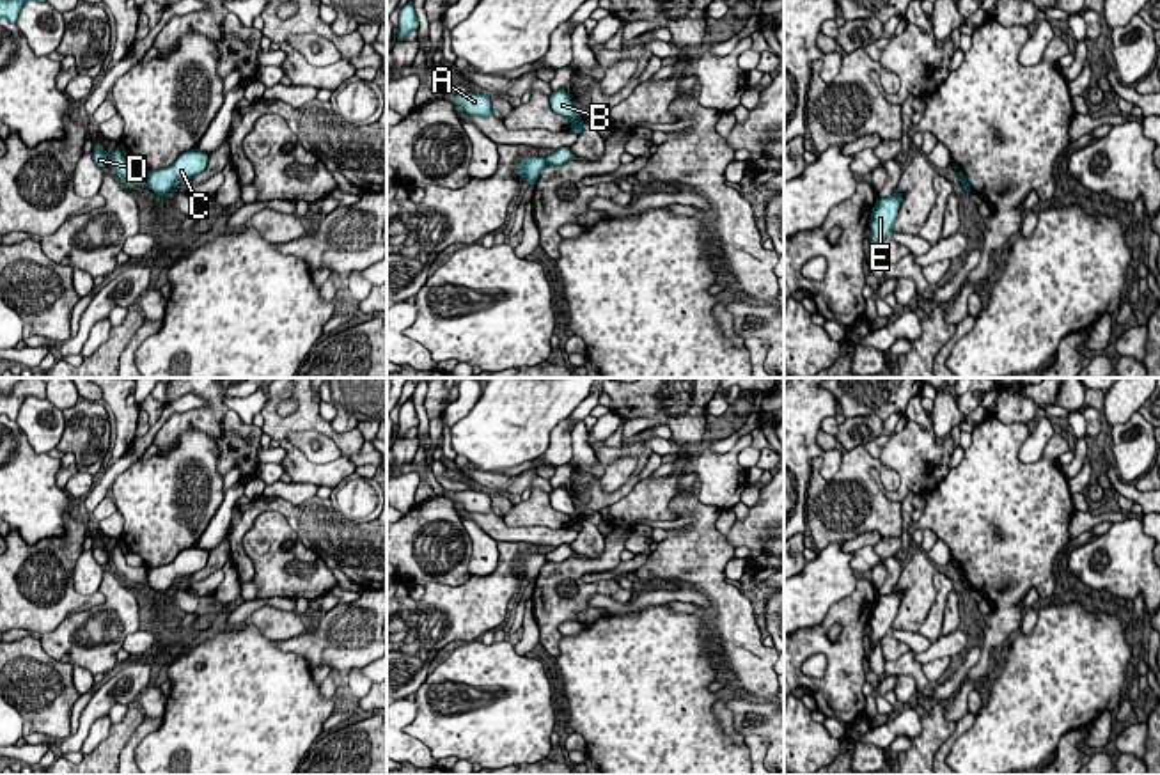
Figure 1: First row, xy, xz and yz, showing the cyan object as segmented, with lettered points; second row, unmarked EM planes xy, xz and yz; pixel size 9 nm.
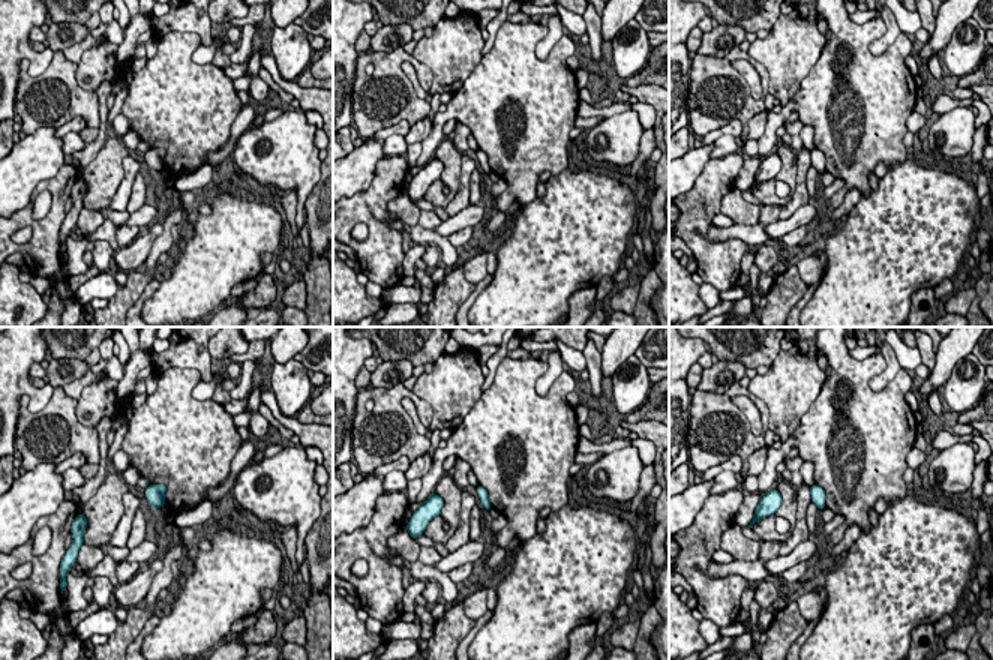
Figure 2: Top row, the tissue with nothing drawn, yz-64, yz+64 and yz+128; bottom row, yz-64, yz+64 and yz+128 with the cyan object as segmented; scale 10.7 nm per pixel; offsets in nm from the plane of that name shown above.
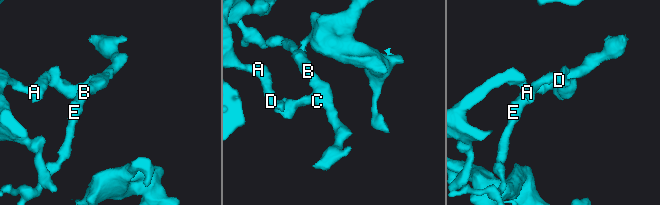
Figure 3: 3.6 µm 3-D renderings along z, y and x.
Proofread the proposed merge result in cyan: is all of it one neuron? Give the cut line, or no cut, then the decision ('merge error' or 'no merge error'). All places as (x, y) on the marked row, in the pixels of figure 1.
cut xy (149, 172), (146, 183); merge error

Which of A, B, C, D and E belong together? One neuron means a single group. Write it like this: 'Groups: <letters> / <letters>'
Groups: A D / B C E

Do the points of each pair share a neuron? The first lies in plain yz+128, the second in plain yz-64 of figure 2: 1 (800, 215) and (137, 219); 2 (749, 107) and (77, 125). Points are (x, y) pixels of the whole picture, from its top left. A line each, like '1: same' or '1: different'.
1: same
2: different

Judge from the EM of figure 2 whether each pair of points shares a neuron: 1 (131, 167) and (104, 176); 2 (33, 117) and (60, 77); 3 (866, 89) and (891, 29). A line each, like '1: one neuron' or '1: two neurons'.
1: two neurons
2: one neuron
3: two neurons

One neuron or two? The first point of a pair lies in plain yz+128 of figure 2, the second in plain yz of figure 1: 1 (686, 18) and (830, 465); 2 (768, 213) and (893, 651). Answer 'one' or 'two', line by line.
1: one
2: one

